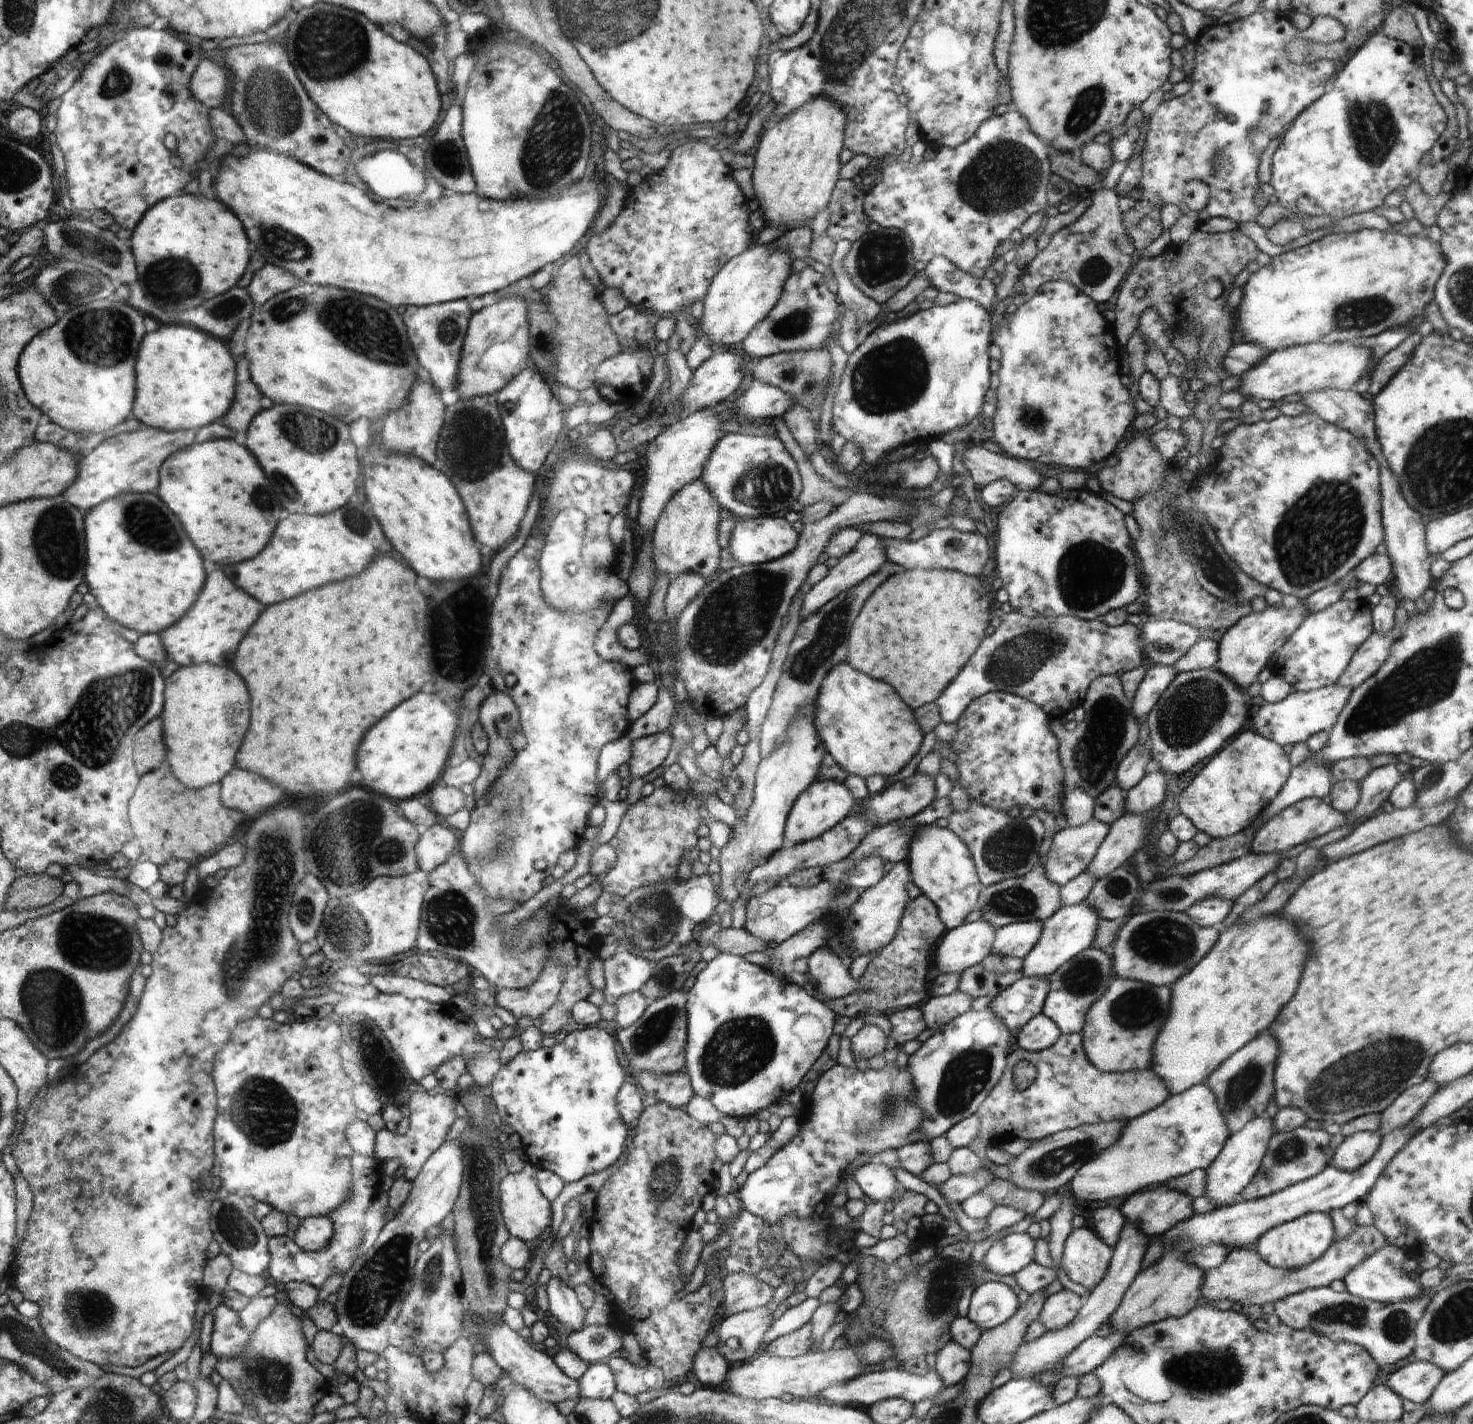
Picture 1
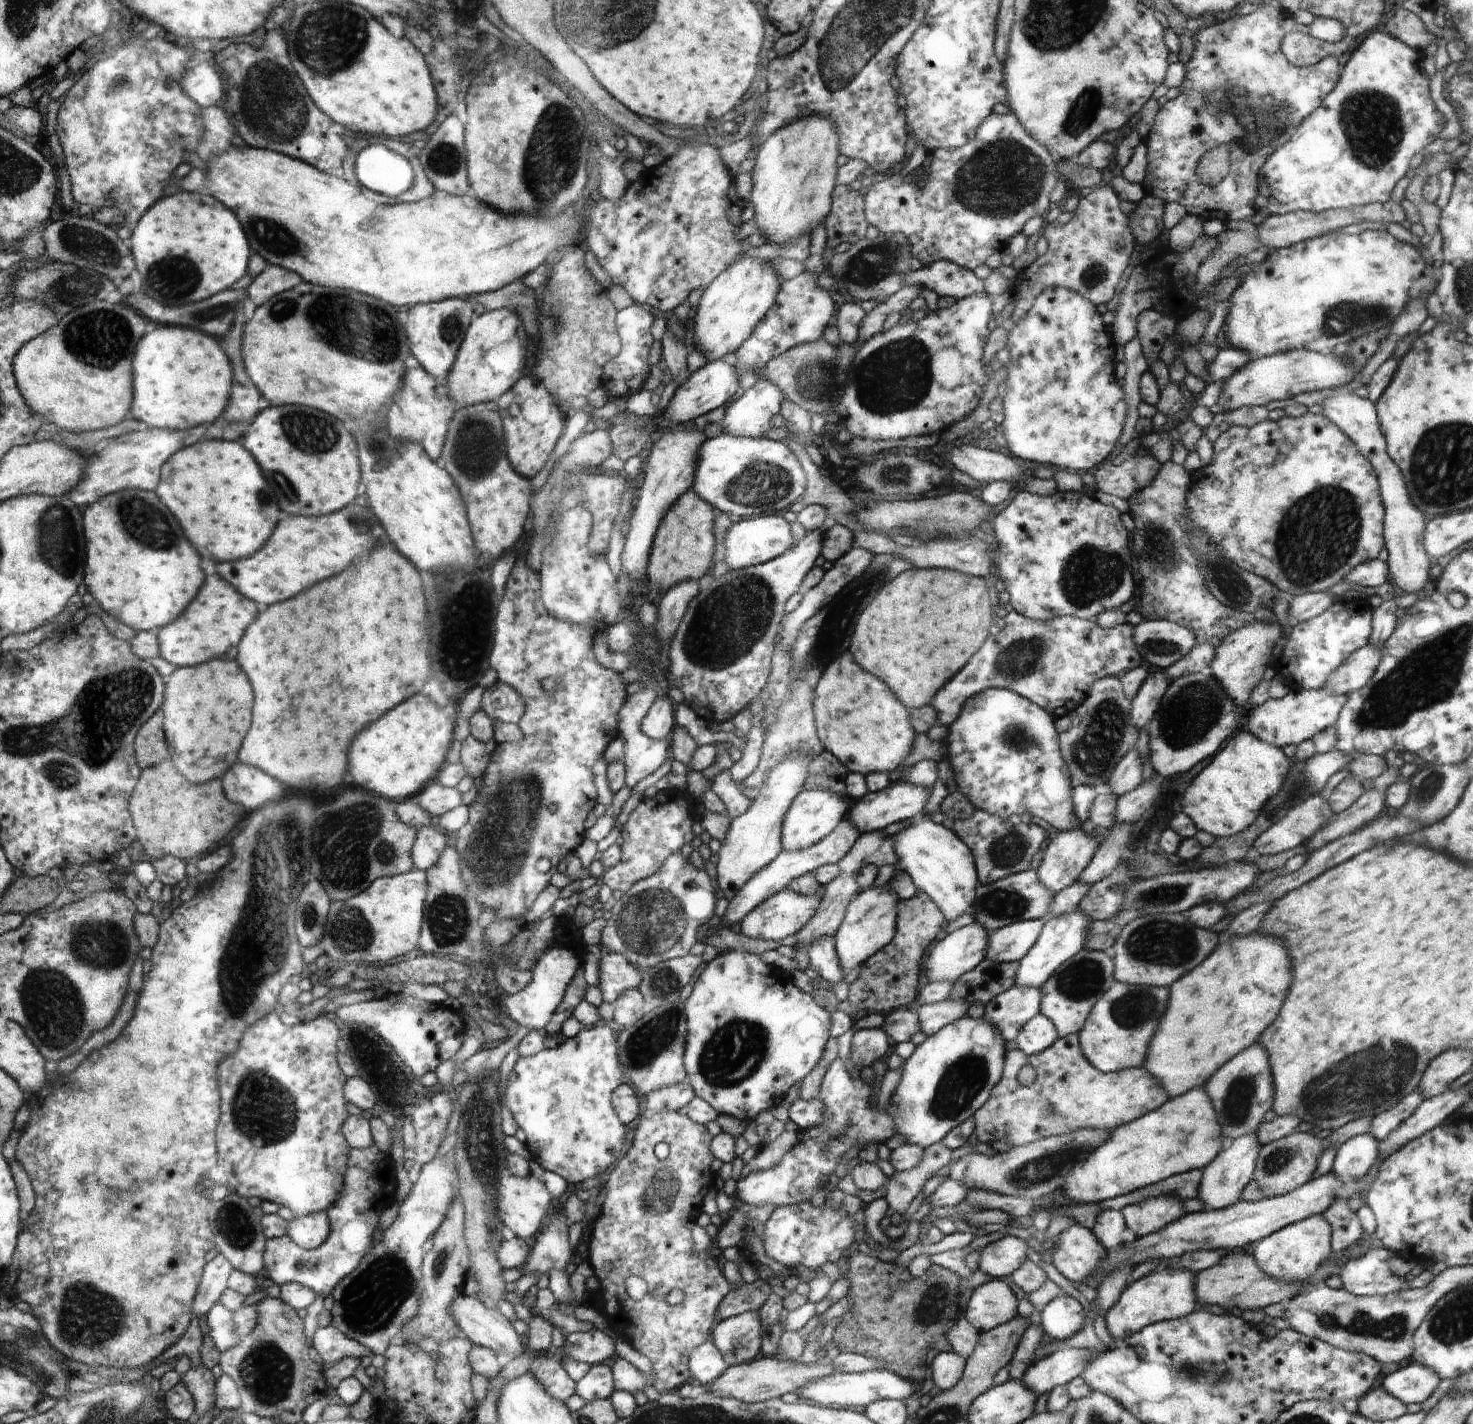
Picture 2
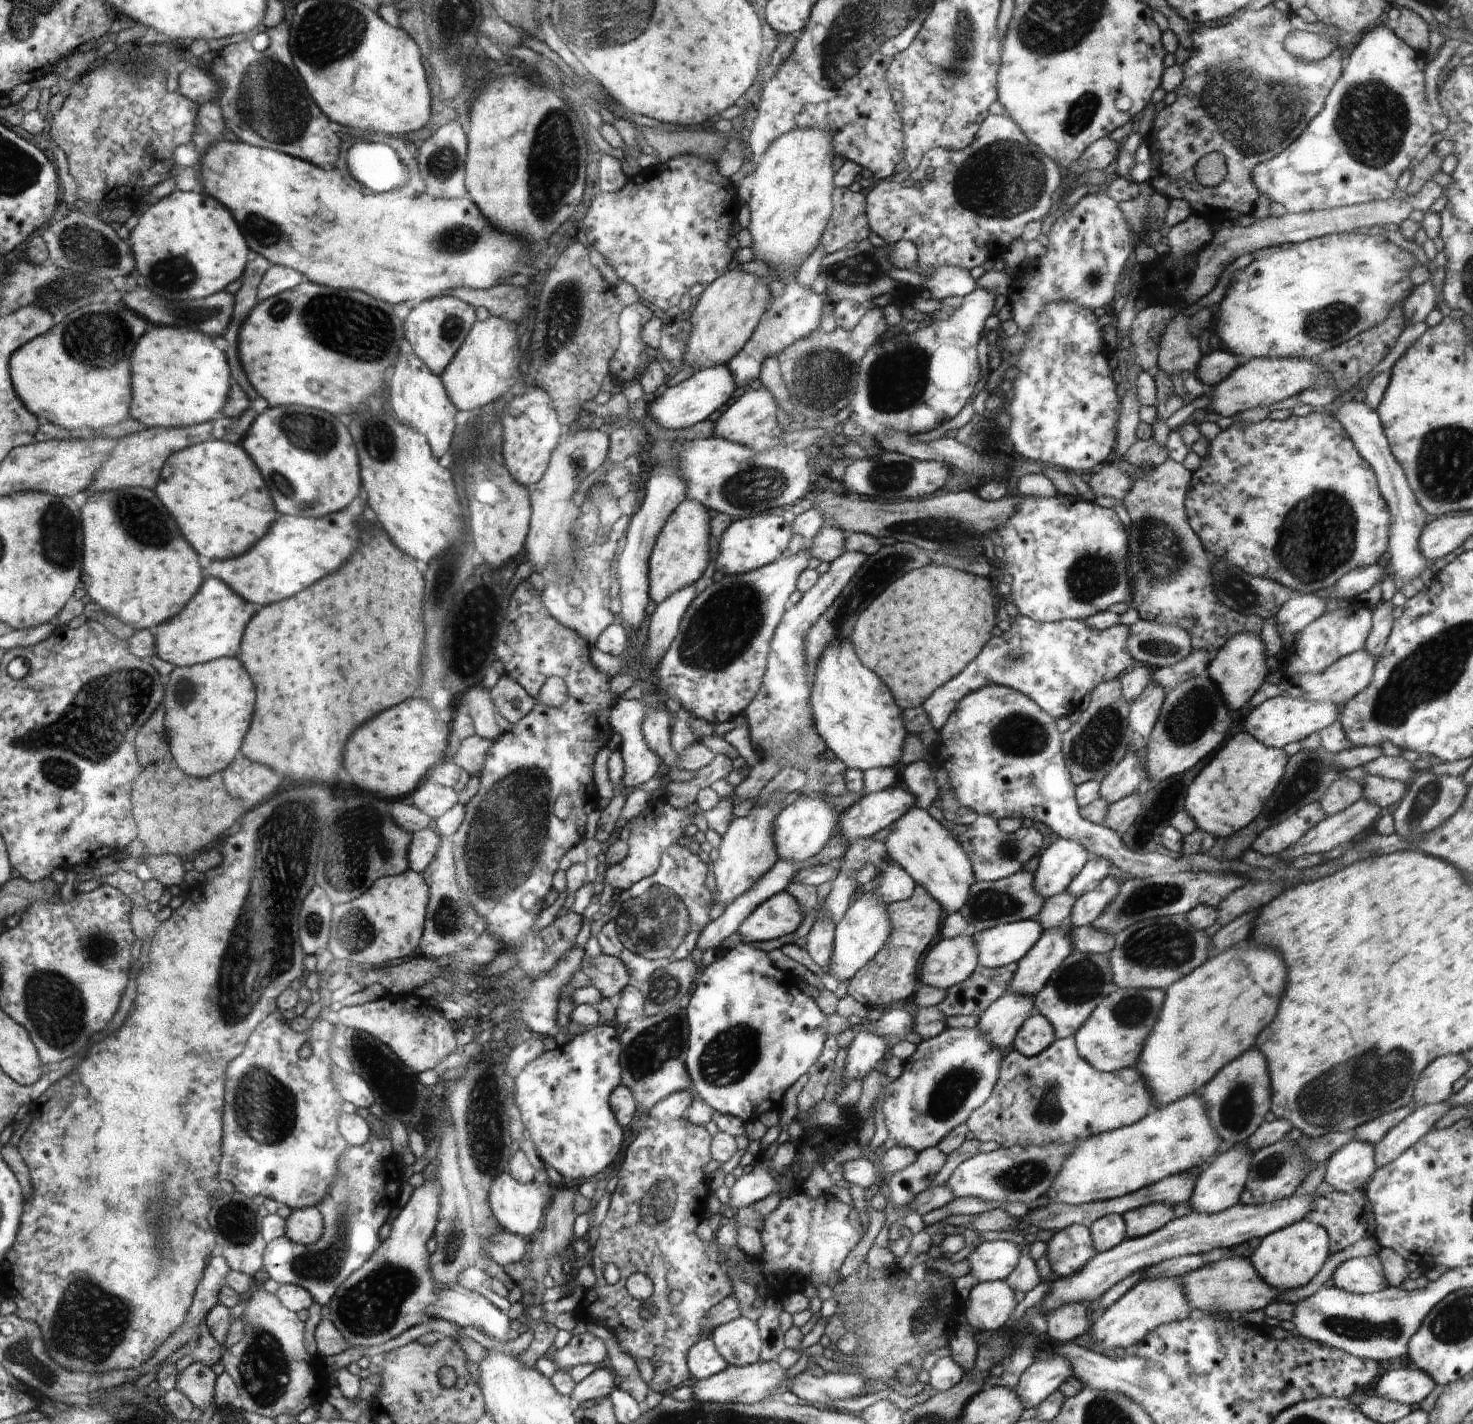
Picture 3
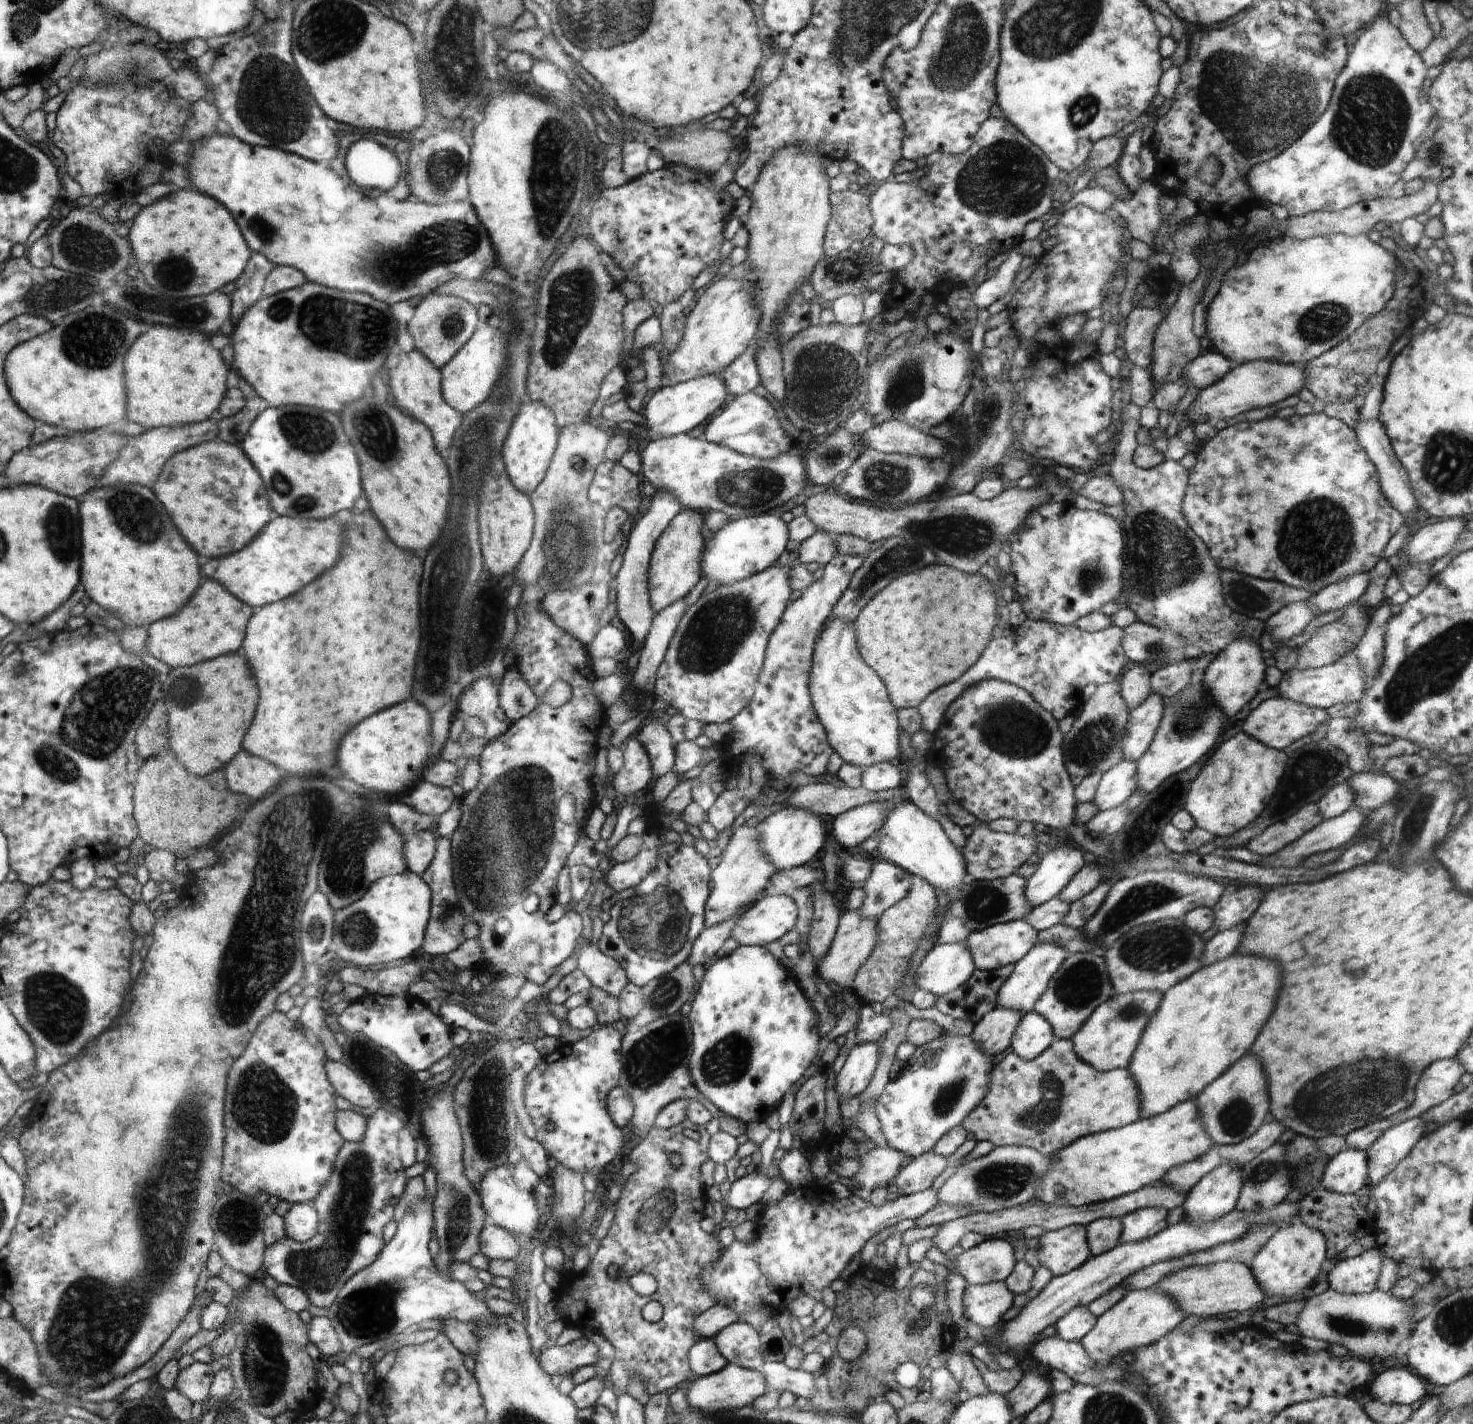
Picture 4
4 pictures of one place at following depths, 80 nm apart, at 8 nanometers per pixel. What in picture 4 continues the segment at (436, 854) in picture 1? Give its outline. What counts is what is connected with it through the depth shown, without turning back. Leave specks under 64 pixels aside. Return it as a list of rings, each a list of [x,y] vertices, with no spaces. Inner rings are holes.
[[[433,829],[417,832],[405,840],[402,855],[406,870],[422,876],[435,858],[438,836]]]

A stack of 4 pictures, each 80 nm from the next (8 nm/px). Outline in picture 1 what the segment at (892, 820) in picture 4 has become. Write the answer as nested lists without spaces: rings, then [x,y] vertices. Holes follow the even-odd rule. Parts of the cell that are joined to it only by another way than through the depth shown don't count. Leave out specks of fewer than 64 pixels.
[[[923,825],[910,840],[905,862],[910,870],[911,882],[938,910],[938,916],[947,930],[963,924],[976,909],[980,892],[984,887],[978,879],[975,864],[968,848],[948,828]]]

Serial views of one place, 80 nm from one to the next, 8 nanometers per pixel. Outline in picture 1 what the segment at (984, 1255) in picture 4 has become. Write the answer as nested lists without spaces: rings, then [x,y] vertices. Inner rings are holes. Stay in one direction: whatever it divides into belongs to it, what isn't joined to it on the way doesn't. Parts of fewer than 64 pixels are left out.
[[[1026,1232],[1010,1233],[992,1244],[983,1262],[986,1264],[986,1269],[994,1274],[1016,1275],[1035,1260],[1035,1244],[1036,1240]]]

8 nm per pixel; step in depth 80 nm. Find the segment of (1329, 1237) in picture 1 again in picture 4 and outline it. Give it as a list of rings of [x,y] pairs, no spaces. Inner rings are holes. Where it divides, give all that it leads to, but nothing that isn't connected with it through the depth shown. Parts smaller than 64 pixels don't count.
[[[1299,1219],[1290,1222],[1283,1229],[1276,1230],[1264,1246],[1258,1250],[1249,1266],[1258,1286],[1268,1297],[1288,1296],[1294,1298],[1306,1291],[1321,1278],[1321,1265],[1328,1252],[1326,1236],[1322,1230],[1311,1228]]]

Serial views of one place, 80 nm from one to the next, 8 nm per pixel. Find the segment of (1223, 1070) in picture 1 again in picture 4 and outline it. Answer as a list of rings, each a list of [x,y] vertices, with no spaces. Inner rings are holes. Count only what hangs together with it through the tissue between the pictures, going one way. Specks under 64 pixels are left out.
[[[1244,1056],[1236,1064],[1228,1068],[1226,1074],[1222,1073],[1214,1082],[1211,1082],[1202,1090],[1195,1099],[1199,1108],[1201,1121],[1214,1145],[1237,1145],[1245,1138],[1252,1136],[1264,1124],[1264,1118],[1269,1112],[1269,1096],[1266,1088],[1266,1080],[1262,1074],[1262,1066],[1258,1058],[1254,1056]]]

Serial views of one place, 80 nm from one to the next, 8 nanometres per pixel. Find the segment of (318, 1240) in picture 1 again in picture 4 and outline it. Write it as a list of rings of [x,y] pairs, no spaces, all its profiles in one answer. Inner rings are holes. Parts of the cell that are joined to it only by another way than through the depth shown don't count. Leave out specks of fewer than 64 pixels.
[[[302,1203],[291,1206],[290,1210],[283,1216],[283,1223],[286,1238],[305,1243],[312,1240],[319,1232],[322,1220],[320,1220],[318,1210],[313,1204]]]

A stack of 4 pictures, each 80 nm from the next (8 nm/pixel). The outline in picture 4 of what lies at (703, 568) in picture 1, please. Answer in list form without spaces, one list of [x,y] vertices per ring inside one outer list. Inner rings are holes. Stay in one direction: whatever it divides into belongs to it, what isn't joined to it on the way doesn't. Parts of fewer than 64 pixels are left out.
[[[682,508],[659,539],[650,563],[650,598],[655,612],[671,606],[684,598],[700,580],[700,556],[704,556],[702,520],[692,508]]]

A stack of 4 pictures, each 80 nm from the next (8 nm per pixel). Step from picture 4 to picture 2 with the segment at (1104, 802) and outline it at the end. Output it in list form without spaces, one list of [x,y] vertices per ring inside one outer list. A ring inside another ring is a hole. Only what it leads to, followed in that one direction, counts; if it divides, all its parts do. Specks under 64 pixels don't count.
[[[1132,748],[1113,769],[1107,782],[1110,792],[1120,797],[1137,788],[1142,783],[1143,769],[1138,750]]]

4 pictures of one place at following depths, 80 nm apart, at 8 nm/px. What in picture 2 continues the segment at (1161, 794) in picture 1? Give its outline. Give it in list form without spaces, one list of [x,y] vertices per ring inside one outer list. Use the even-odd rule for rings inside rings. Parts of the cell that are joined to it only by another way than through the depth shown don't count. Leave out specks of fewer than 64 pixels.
[[[1154,775],[1149,782],[1142,782],[1134,790],[1118,797],[1115,824],[1134,825],[1148,810],[1148,806],[1152,806],[1152,802],[1158,798],[1159,783],[1160,779]]]

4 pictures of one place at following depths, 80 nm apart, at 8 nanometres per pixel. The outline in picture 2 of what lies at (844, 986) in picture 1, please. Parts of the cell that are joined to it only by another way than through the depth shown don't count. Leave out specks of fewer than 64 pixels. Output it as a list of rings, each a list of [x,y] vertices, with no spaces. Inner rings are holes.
[[[822,936],[816,938],[810,945],[809,971],[817,979],[823,979],[829,982],[830,990],[835,990],[835,987],[841,984],[846,974],[842,970],[840,958],[835,953],[835,936]]]

